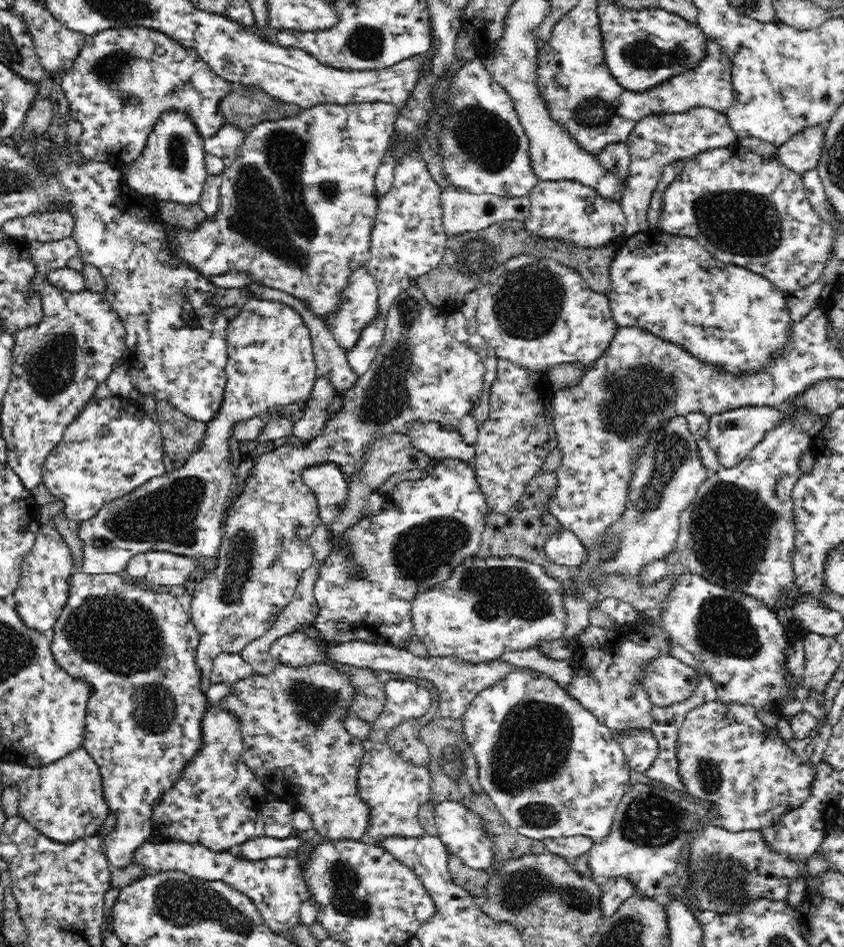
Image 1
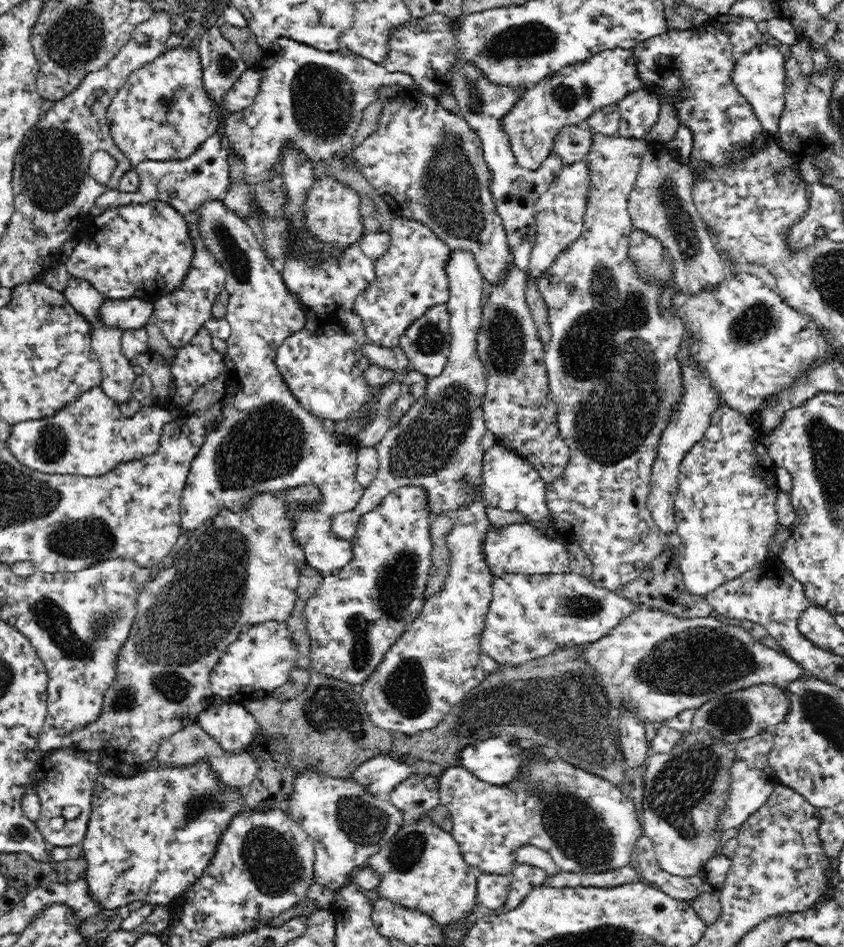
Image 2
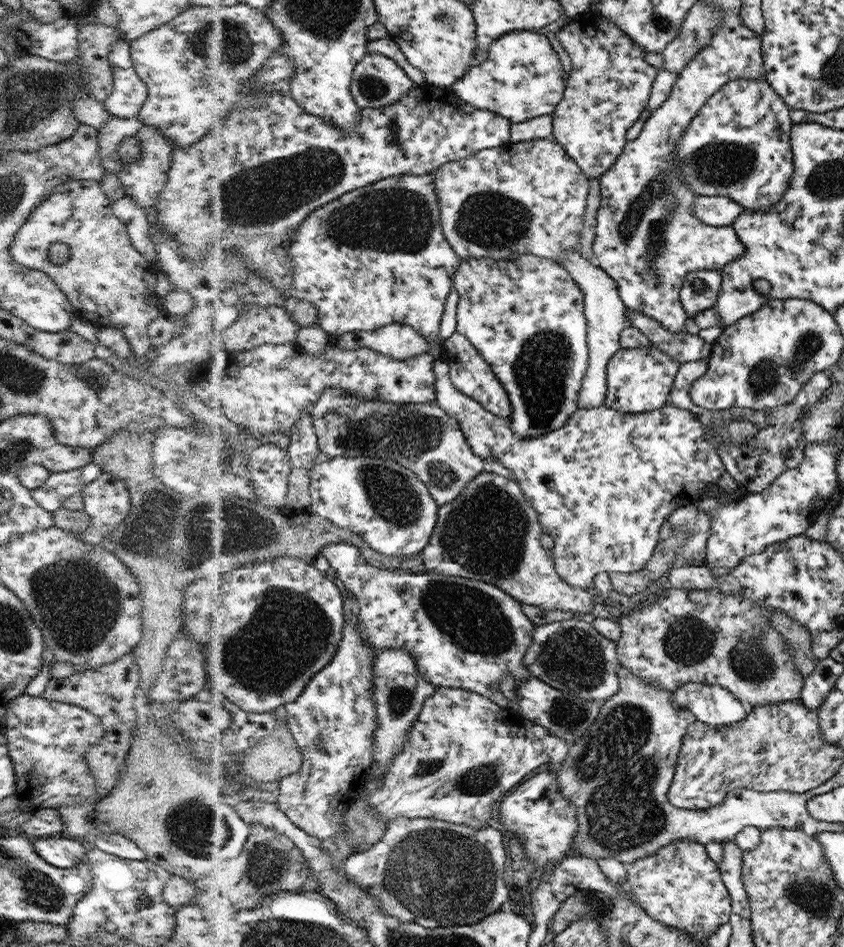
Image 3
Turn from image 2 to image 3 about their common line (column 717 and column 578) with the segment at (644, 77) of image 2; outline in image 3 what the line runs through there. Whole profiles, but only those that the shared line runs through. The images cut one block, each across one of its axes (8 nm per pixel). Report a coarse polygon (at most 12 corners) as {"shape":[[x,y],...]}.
{"shape":[[593,12],[556,32],[570,71],[551,135],[587,179],[613,166],[655,68]]}

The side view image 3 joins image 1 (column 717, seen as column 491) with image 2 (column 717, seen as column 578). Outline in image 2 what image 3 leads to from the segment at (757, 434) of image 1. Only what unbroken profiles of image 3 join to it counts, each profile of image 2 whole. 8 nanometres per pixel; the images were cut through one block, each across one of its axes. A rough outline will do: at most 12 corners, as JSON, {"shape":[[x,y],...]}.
{"shape":[[716,408],[682,458],[676,562],[708,594],[776,556],[776,466]]}

